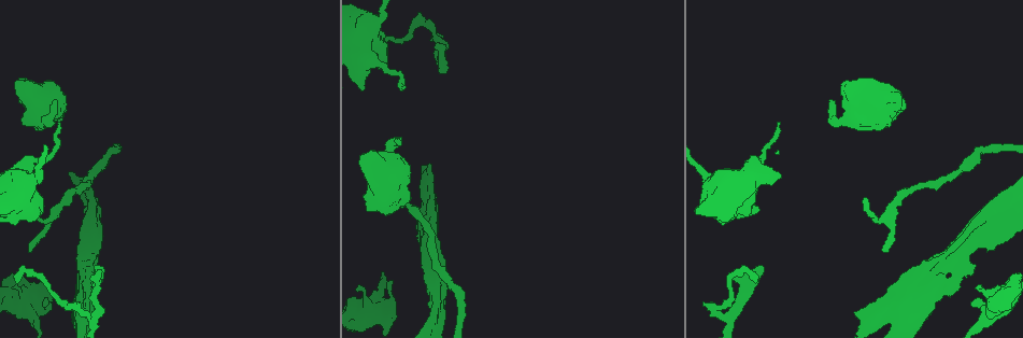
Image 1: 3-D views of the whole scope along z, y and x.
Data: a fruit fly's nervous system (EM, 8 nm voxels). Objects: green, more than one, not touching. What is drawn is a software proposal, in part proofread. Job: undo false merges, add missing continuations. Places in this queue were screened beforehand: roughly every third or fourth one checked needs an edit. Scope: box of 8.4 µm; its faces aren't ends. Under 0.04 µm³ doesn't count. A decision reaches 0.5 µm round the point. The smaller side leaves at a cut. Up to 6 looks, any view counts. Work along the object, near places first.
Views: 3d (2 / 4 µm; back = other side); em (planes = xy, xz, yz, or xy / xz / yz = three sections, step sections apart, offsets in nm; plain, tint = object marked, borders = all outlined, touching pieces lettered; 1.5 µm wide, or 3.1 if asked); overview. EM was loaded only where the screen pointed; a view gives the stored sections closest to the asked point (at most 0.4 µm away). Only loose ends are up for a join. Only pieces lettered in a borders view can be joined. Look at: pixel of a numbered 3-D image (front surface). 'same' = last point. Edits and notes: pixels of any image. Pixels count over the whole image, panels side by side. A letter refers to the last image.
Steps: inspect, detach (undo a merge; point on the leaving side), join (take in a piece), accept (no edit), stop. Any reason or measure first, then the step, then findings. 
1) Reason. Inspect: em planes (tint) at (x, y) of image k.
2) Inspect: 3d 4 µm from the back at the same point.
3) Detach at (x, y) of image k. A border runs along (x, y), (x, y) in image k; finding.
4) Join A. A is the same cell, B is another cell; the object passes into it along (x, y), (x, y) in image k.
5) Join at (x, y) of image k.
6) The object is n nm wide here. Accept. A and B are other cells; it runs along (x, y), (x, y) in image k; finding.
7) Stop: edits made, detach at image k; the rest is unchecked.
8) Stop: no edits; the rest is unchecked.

An open end. Inspect: em planes (tint) at (865, 199) of image 1.

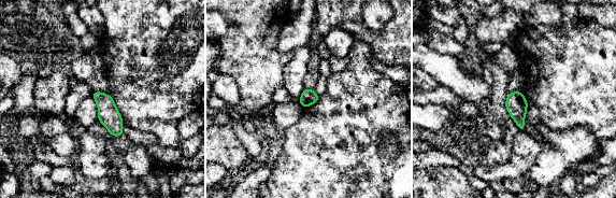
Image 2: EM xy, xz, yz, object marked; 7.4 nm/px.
See the neighbours. Inspect: em planes (borders) at the same point.

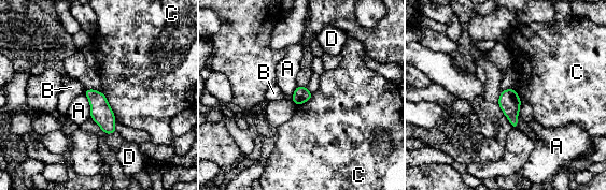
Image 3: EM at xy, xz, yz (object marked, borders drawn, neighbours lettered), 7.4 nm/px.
The longest contact is with C, 220 nm. Accept. A, B, C and D are other cells; a border runs along (103, 93), (116, 119) in image 3; none of them fits.

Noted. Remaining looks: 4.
An open end. Inspect: em planes (borders) at (398, 140) of image 1.

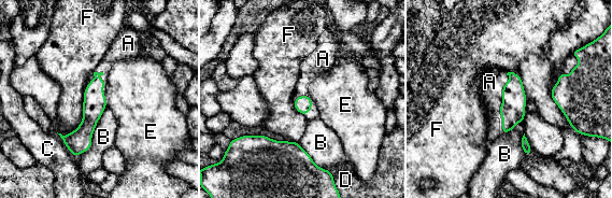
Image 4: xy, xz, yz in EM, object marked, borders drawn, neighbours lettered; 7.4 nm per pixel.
Join A. A is the same cell, B, C, D, E and F are other cells; the cell continues.

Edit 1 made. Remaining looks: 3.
Redraw. Inspect: overview.

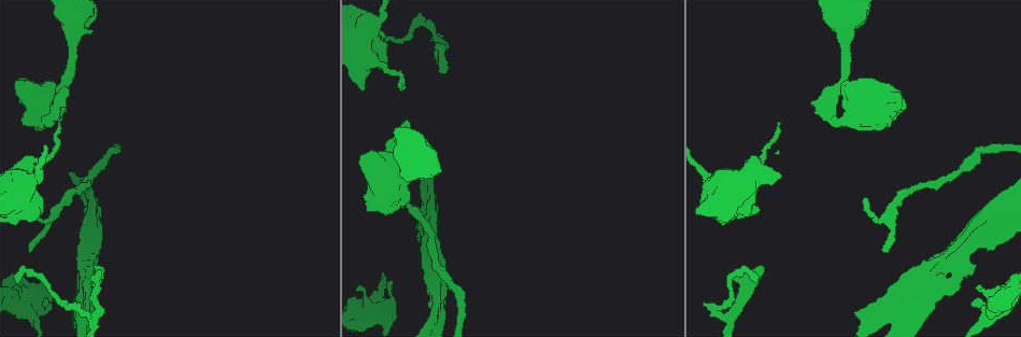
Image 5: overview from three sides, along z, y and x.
An open end. Inspect: 3d 2 µm at (99, 271) of image 5.

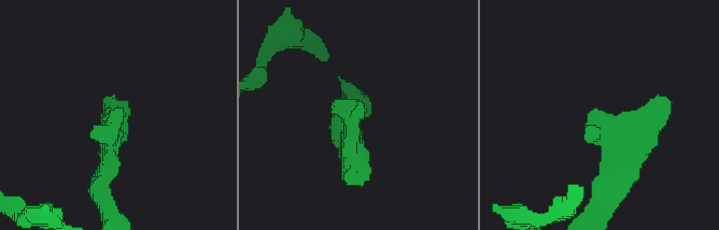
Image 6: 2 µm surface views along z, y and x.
Inspect: em planes (borders) at (593, 109) of image 6.

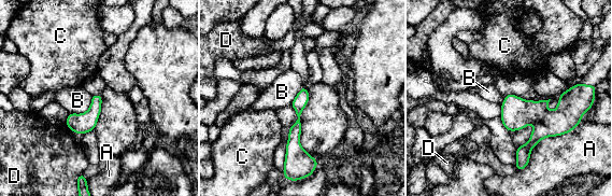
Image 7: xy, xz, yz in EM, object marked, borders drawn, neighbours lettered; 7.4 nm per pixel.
The object is 100 nm wide here. Accept. A, B, C and D are other cells; a border runs along (93, 95), (84, 112), (69, 113) in image 7; no lettered piece goes on from it.

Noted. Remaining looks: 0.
Stop: edits made, join at image 4; the rest is unchecked.

